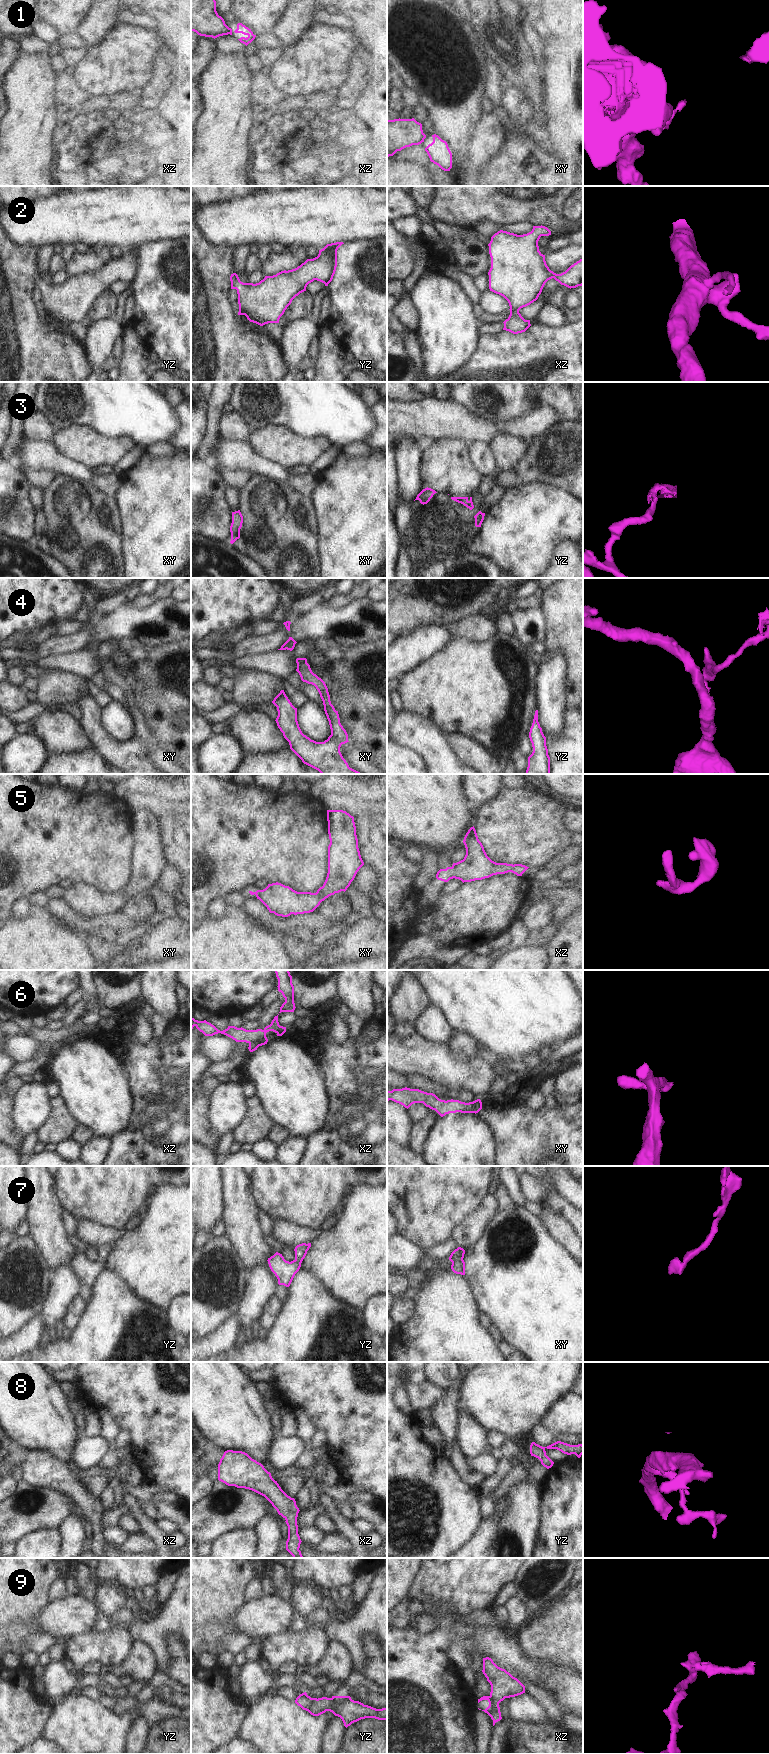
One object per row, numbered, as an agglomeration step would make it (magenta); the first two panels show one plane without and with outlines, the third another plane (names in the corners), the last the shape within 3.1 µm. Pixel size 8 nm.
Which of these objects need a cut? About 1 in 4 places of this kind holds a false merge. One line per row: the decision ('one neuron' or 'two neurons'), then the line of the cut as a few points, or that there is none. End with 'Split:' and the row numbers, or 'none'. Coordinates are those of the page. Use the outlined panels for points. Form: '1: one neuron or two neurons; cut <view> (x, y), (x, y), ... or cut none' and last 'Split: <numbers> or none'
1: two neurons; cut xz (228, 28), (229, 33)
2: one neuron; cut none
3: two neurons; cut xy (240, 514), (242, 519)
4: one neuron; cut none
5: one neuron; cut none
6: one neuron; cut none
7: one neuron; cut none
8: one neuron; cut none
9: one neuron; cut none
Split: 1, 3

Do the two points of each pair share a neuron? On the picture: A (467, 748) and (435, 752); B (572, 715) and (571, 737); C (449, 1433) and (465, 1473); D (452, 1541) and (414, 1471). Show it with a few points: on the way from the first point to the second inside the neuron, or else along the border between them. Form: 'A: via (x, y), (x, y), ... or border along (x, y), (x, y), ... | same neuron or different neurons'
A: border along (447, 738), (454, 754), (463, 763) | different neurons
B: via (572, 720), (572, 732) | same neuron
C: via (449, 1443), (449, 1451), (459, 1463) | same neuron
D: via (443, 1522), (443, 1507), (440, 1494), (433, 1485) | same neuron

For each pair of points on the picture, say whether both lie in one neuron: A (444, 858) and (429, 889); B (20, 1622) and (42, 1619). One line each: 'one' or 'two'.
A: one
B: two

